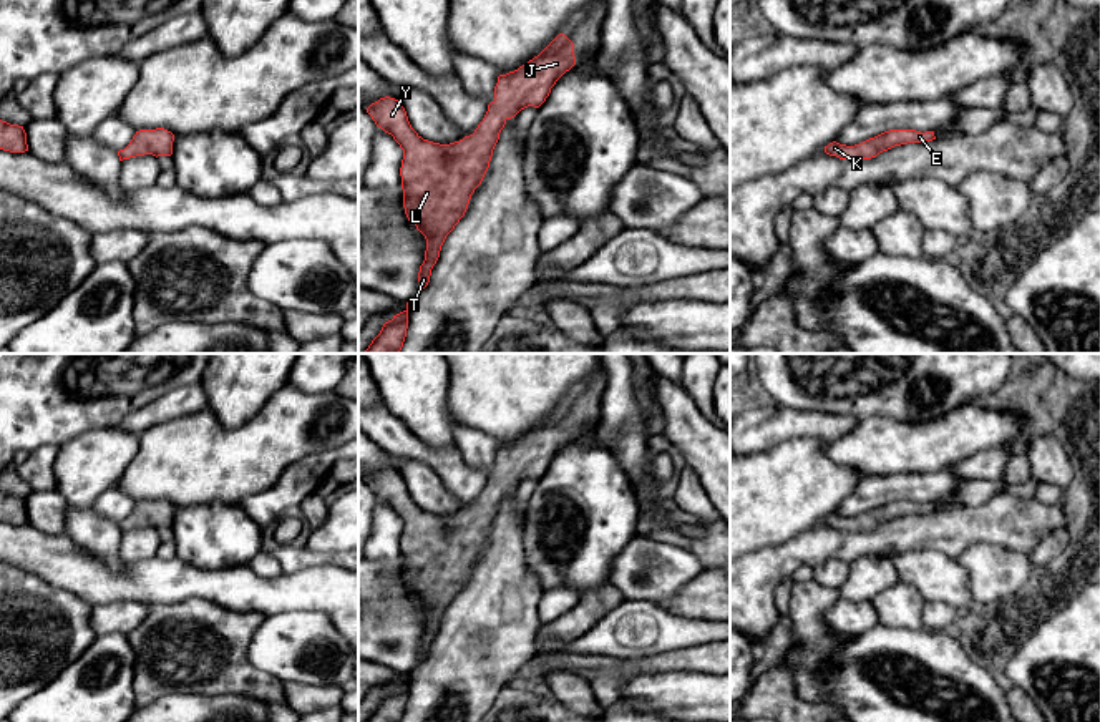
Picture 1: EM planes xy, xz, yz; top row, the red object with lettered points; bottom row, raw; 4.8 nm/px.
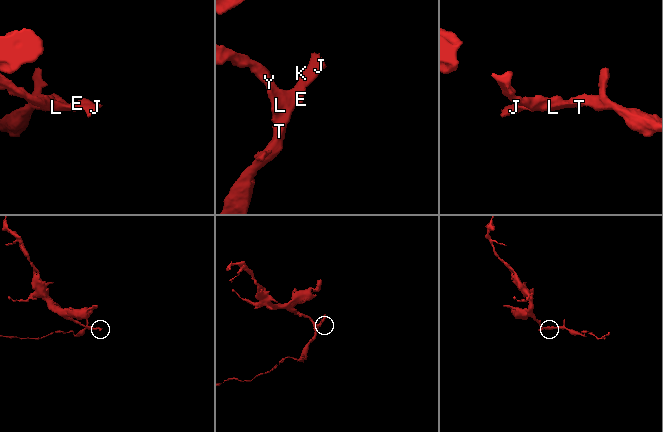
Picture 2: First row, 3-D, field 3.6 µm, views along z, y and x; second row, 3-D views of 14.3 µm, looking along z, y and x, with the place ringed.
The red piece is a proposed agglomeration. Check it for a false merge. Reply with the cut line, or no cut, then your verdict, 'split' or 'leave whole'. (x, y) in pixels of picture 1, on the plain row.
cut none; leave whole

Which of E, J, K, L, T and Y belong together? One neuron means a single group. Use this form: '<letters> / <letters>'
E J K L T Y

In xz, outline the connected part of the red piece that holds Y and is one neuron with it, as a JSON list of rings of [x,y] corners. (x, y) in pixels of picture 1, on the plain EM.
[[[559,405],[538,428],[518,441],[498,448],[494,471],[488,476],[483,493],[473,506],[450,516],[423,511],[411,500],[405,480],[395,470],[380,470],[367,480],[375,496],[392,506],[403,521],[400,548],[405,586],[426,611],[425,632],[418,644],[420,664],[430,654],[431,641],[440,629],[446,607],[465,588],[471,566],[481,556],[506,493],[528,478],[539,480],[556,453],[574,437],[574,415],[564,405]]]

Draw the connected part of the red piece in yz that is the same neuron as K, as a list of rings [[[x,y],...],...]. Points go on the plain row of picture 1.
[[[889,501],[854,518],[833,513],[825,518],[825,524],[840,531],[871,531],[894,518],[932,511],[936,511],[934,503],[921,505],[916,501]]]

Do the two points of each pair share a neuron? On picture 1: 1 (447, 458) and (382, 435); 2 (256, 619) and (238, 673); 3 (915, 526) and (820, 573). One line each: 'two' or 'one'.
1: one
2: one
3: two

